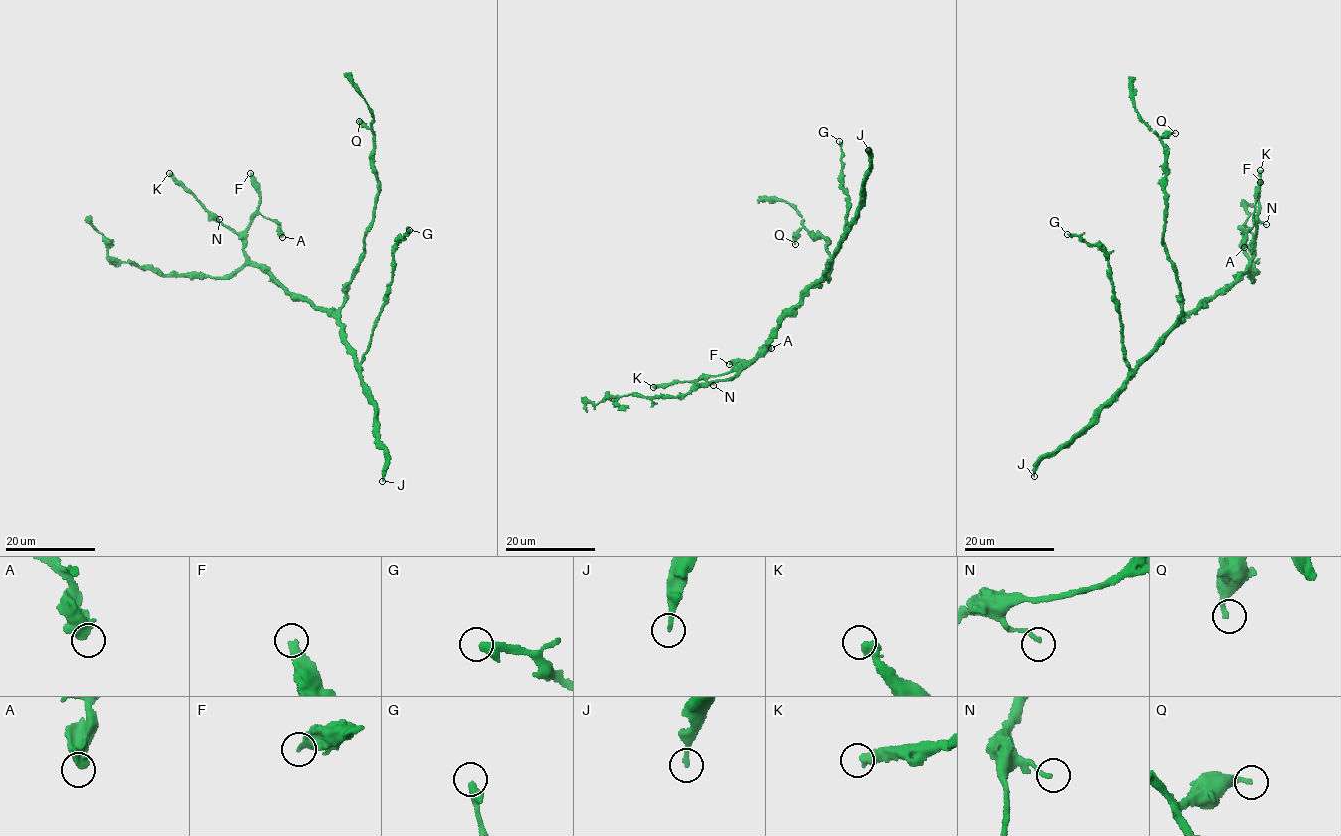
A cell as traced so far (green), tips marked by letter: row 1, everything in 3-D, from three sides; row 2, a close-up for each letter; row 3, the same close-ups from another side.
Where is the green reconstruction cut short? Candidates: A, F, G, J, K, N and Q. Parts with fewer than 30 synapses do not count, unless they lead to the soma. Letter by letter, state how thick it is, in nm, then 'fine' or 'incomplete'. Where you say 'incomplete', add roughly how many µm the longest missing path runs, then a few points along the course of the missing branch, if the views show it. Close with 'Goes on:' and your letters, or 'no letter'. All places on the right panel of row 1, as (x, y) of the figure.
A: 550 nm | fine
F: 320 nm | incomplete | 20 µm | (1260, 182), (1266, 163), (1267, 142), (1261, 155), (1262, 162)
G: 420 nm | fine
J: 200 nm | fine
K: 440 nm | fine
N: 170 nm | fine
Q: 240 nm | fine
Goes on: F

